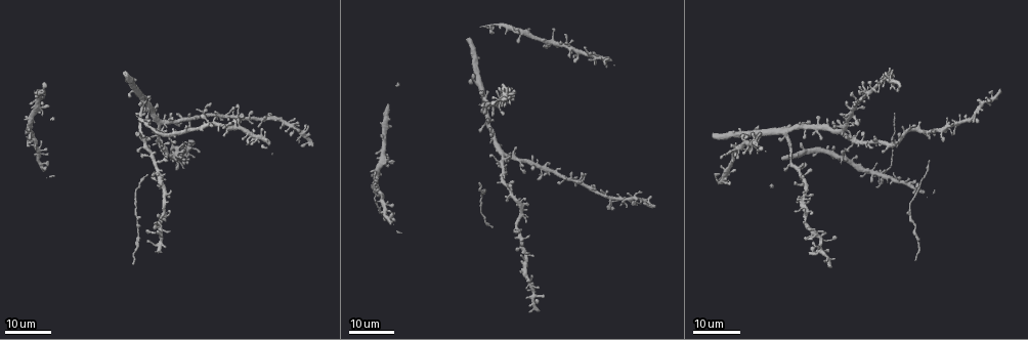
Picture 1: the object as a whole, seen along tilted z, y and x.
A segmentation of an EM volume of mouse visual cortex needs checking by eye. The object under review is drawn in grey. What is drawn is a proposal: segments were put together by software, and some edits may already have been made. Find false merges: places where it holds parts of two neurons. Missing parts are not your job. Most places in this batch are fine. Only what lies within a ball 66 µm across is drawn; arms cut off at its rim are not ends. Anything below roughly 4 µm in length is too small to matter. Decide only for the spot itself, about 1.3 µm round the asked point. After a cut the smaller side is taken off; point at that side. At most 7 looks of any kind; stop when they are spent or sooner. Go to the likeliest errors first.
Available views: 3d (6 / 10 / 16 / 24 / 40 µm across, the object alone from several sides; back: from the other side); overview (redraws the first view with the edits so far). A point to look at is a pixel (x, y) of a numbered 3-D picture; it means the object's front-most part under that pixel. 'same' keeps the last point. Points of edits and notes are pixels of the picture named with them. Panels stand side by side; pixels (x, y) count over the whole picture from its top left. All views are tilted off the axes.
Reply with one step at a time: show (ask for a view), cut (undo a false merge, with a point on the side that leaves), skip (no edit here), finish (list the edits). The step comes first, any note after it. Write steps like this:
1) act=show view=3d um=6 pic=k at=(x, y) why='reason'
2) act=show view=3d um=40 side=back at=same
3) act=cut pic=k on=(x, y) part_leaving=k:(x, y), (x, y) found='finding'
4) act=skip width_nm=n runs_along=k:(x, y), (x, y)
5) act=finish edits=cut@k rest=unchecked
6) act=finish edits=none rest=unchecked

act=show view=3d um=16 pic=1 at=(475, 80)

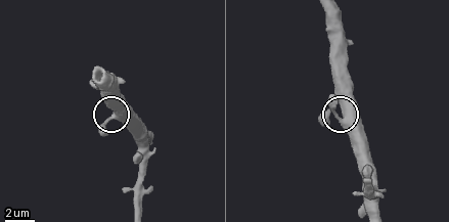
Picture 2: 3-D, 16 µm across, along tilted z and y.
act=show view=3d um=6 pic=2 at=(113, 117)

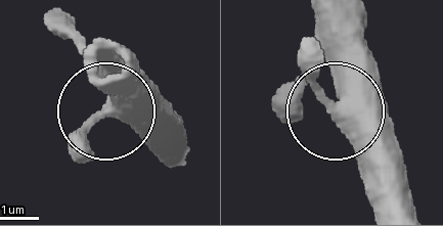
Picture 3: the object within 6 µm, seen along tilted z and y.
act=skip found='continuous, no second neuron'

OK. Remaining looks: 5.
act=show view=3d um=16 pic=1 at=(138, 218) why='sudden change in width'

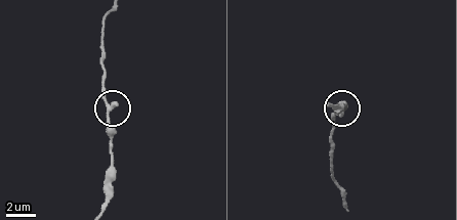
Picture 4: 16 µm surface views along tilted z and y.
act=show view=3d um=10 pic=4 at=(108, 117)

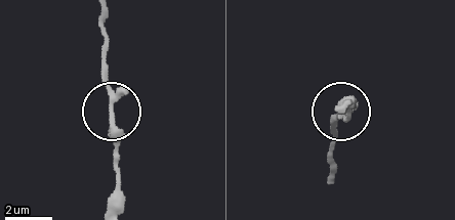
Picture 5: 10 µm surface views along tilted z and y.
act=skip found='continuous, no second neuron'

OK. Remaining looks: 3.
act=show view=3d um=24 pic=1 at=(481, 214) why='thick turns thin'

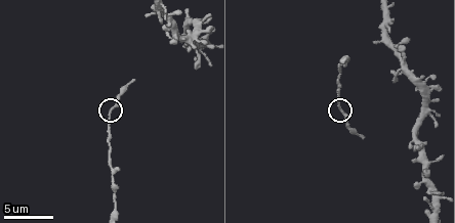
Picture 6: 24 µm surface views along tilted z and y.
act=show view=3d um=6 pic=6 at=(112, 111)

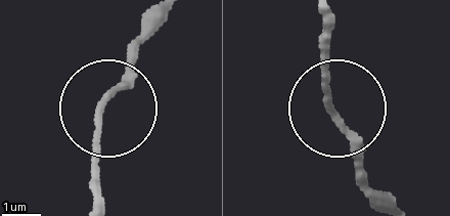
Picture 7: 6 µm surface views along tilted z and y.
act=show view=3d um=6 side=back pic=7 at=(331, 111)

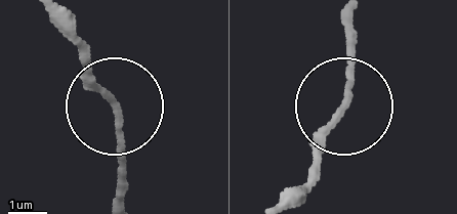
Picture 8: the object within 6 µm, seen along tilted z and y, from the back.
act=skip found='all the same neuron'

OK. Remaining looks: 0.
act=finish edits=none rest=unchecked

